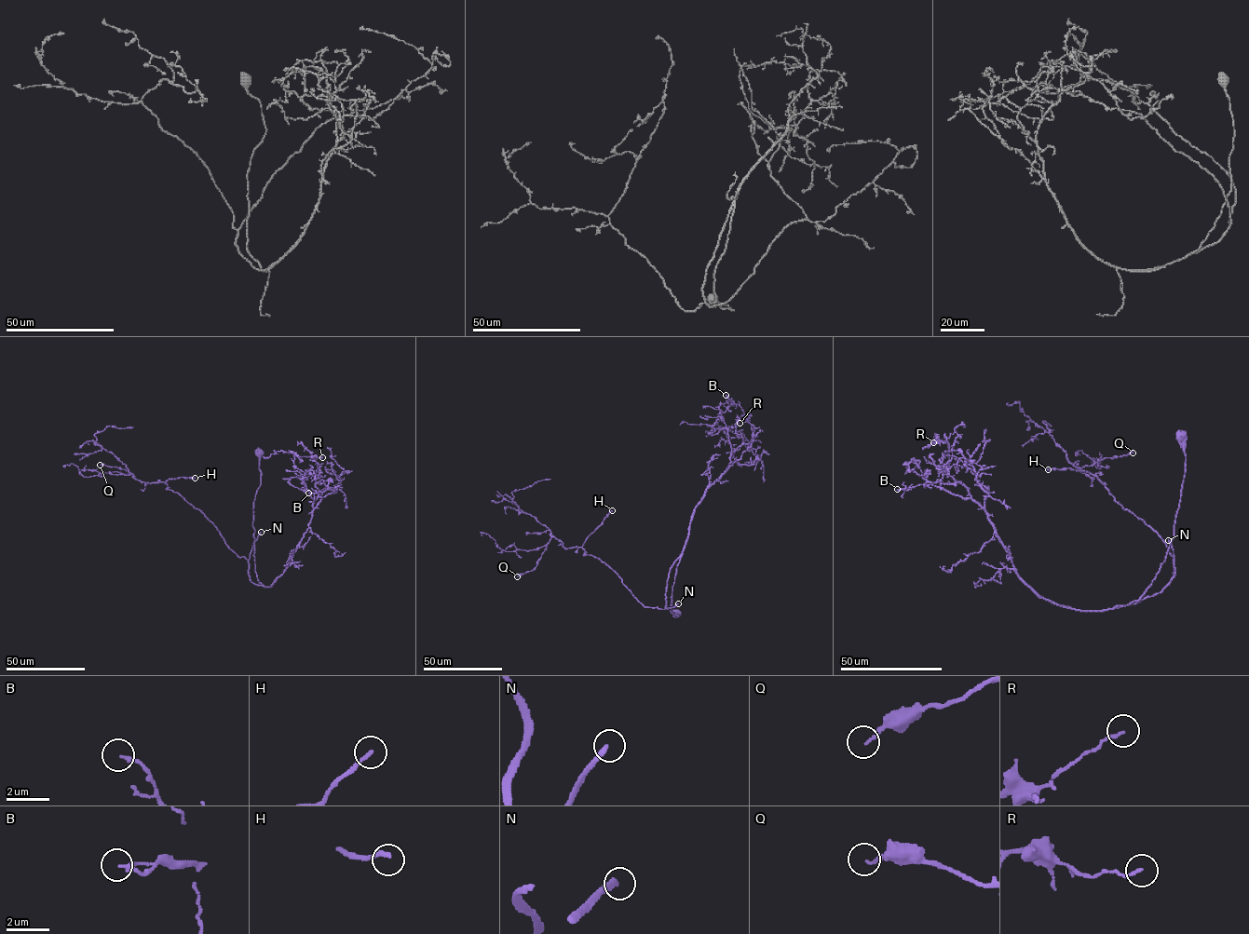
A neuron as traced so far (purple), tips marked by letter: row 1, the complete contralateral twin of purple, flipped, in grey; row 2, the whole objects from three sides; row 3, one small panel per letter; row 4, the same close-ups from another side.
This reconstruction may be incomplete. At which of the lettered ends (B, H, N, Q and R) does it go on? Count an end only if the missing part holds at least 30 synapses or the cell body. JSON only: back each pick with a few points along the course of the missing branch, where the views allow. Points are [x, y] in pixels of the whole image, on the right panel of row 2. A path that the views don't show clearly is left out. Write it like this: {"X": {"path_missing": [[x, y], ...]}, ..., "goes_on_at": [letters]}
{"H": {"path_missing": [[1048, 469], [1034, 463], [1027, 455], [1002, 448], [998, 443], [998, 437], [1005, 428], [1014, 429], [1019, 438]]}, "N": {"path_missing": [[1168, 540], [1154, 517], [1108, 484], [1092, 460], [1082, 460], [1074, 450], [1090, 447], [1065, 439], [1057, 447]]}, "goes_on_at": ["H", "N"]}

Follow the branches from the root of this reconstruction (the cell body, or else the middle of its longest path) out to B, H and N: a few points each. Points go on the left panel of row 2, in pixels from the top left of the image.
B: (260, 453), (252, 526), (255, 572), (264, 587), (287, 566), (319, 494), (337, 488), (308, 493)
H: (260, 453), (252, 526), (263, 585), (250, 580), (248, 561), (214, 525), (165, 482), (195, 478)
N: (260, 453), (261, 482), (253, 505), (252, 526), (255, 572), (263, 585), (250, 580), (248, 562), (261, 532)

